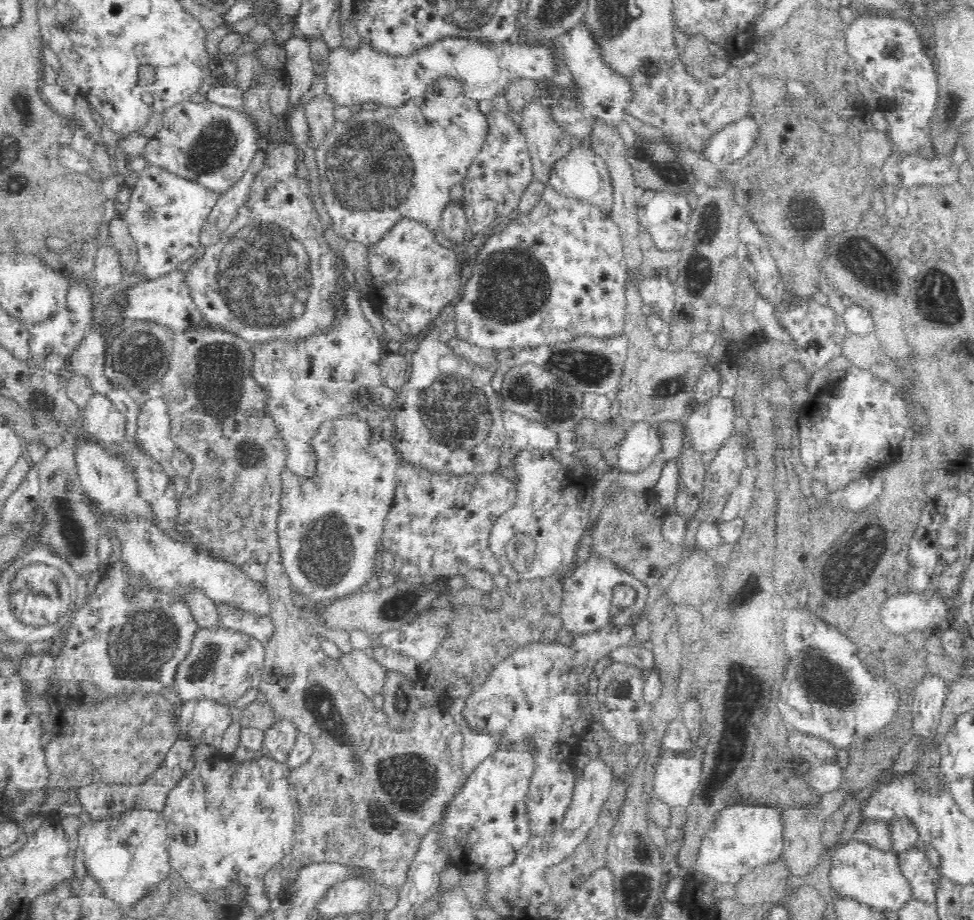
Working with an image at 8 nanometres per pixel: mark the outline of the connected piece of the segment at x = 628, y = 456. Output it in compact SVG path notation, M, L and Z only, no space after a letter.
M645 422L633 423L613 448L612 460L621 472L640 473L656 462L660 450L662 439L657 428Z

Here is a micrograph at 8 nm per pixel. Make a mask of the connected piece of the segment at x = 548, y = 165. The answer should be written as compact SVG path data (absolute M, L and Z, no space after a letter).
M533 100L521 113L519 125L531 156L534 180L549 187L554 164L571 150L572 143L564 130L551 121L547 103Z

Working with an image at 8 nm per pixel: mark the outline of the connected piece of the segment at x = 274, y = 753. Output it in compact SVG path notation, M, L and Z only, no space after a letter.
M276 714L273 725L263 730L263 751L274 760L284 764L289 754L294 751L298 732L297 725L290 719Z

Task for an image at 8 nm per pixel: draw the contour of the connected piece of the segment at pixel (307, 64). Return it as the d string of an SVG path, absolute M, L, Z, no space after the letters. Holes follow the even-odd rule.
M292 33L284 42L286 68L292 81L290 98L307 98L308 88L315 88L315 61L310 59L310 39ZM305 96L305 97L300 97Z

